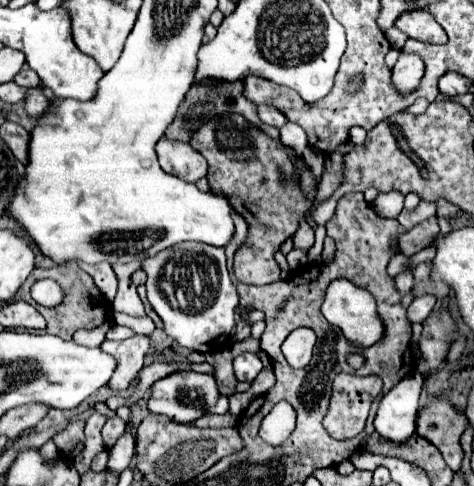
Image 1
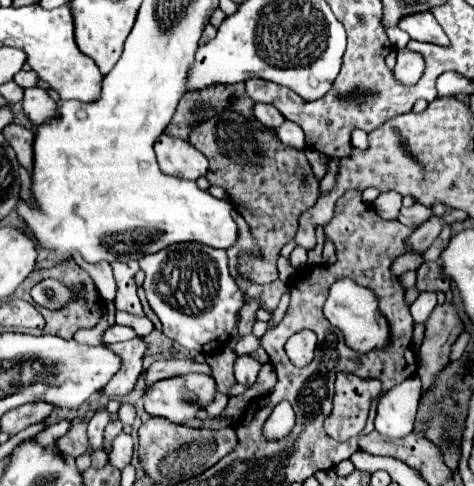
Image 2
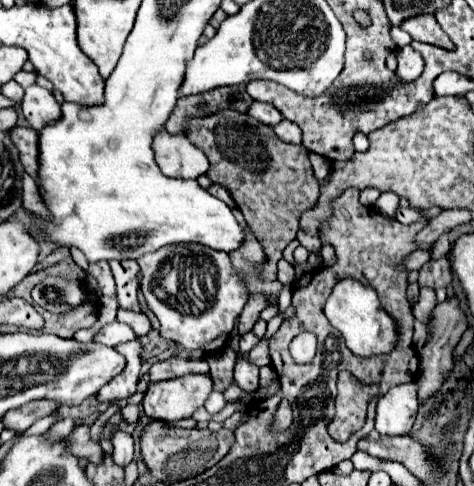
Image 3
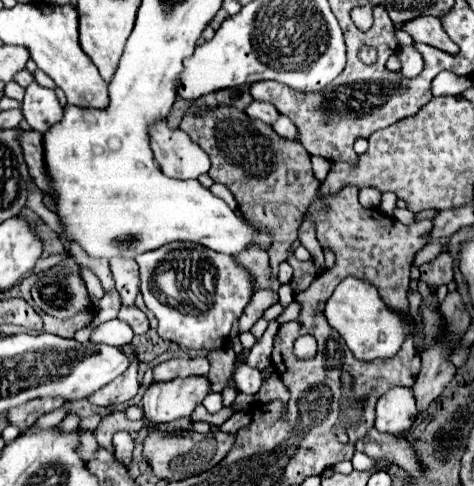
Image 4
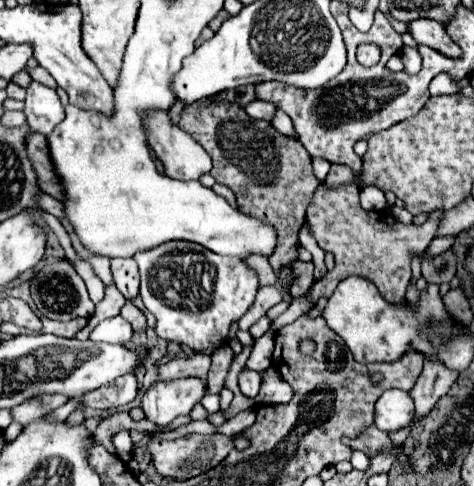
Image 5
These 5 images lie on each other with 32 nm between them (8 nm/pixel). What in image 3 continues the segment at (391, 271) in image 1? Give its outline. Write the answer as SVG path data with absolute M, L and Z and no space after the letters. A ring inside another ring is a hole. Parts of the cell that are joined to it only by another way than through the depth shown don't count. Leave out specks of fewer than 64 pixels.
M430 248L426 250L414 250L406 260L404 260L404 270L418 270L424 262L430 260Z

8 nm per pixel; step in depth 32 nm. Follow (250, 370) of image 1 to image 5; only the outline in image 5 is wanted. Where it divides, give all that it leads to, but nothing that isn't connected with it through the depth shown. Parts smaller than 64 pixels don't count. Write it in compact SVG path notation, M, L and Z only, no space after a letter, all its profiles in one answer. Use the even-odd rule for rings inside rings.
M242 368L240 374L238 374L238 386L240 386L240 390L242 390L244 396L254 398L258 394L258 390L260 390L260 382L262 382L262 376L256 370Z

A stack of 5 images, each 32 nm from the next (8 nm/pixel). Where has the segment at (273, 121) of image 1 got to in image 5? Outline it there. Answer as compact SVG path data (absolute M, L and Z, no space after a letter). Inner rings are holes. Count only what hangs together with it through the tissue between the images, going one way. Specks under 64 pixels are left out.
M254 100L246 106L246 112L250 118L258 118L258 120L268 120L272 122L274 114L276 114L276 106L272 106L270 102L262 102L262 100Z

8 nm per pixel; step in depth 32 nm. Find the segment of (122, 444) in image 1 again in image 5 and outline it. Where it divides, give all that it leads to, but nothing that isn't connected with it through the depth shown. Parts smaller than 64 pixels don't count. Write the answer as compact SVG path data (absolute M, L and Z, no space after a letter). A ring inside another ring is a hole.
M126 430L114 434L112 442L114 442L114 446L116 446L116 456L130 456L130 454L132 454L132 446L134 446L134 444L132 444L130 434L128 434Z

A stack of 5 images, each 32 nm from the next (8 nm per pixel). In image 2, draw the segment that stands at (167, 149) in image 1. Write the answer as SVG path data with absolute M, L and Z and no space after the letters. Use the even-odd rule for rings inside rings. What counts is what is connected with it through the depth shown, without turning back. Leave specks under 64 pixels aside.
M162 134L156 140L154 150L156 150L160 170L166 174L186 178L186 180L198 180L208 172L208 160L204 158L204 154L198 152L186 140L170 138Z

